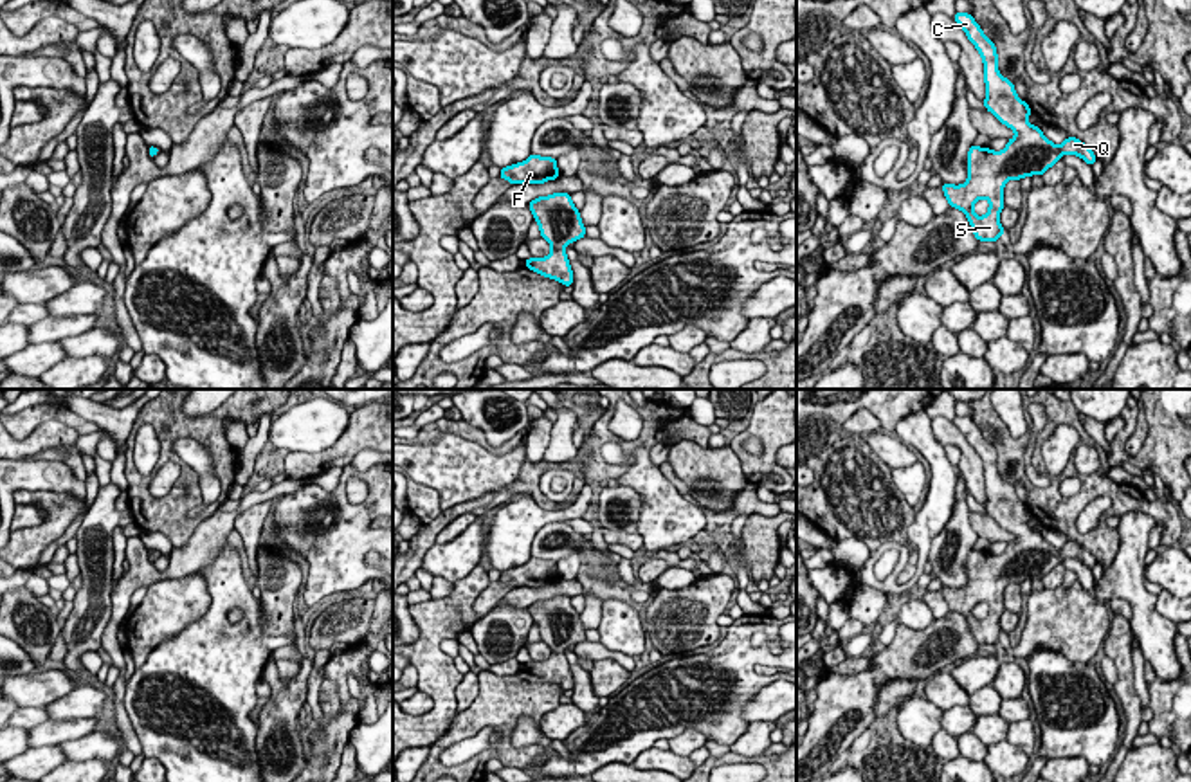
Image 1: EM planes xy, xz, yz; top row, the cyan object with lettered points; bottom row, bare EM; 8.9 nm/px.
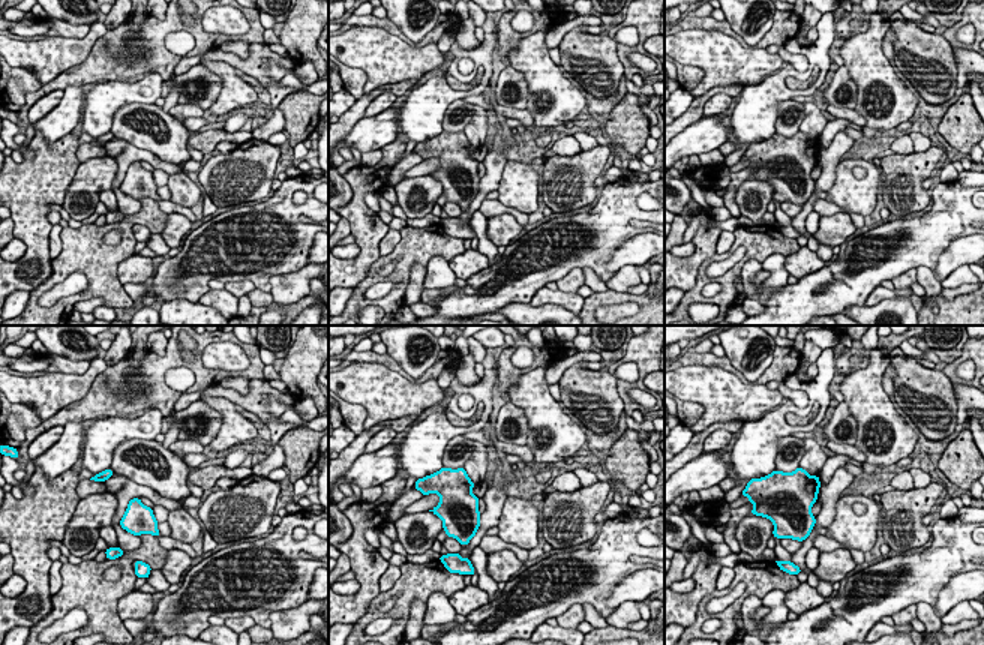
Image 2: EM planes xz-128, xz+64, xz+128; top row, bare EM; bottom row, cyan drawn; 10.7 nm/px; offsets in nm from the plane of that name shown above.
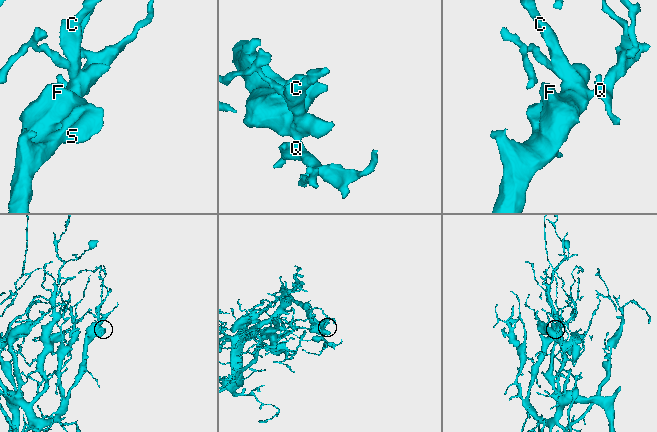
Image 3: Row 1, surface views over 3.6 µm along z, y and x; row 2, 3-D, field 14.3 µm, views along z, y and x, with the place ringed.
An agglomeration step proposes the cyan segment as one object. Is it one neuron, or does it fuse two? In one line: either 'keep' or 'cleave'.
keep

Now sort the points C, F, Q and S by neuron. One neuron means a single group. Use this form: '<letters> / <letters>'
C F Q S

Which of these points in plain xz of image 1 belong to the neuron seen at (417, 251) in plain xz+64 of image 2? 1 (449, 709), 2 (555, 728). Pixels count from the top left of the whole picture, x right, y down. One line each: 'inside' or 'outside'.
1: outside
2: outside

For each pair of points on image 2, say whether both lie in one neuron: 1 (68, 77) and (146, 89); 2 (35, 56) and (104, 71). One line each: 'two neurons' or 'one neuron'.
1: two neurons
2: two neurons

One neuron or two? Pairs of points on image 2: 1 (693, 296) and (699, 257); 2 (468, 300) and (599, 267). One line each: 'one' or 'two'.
1: two
2: one

